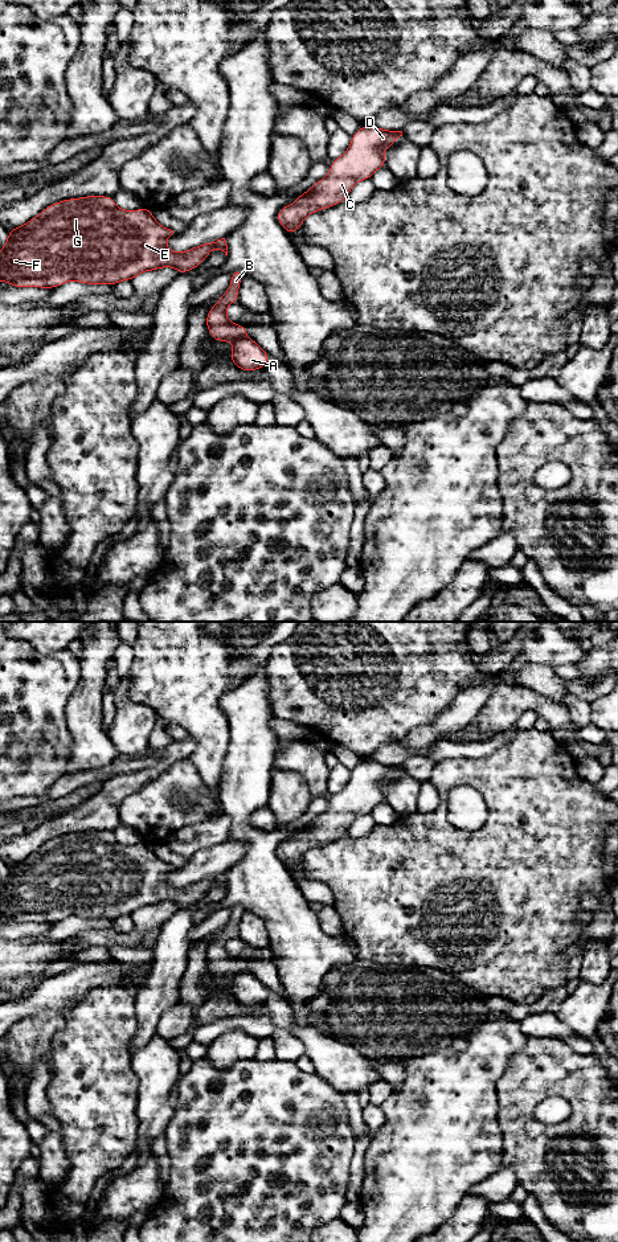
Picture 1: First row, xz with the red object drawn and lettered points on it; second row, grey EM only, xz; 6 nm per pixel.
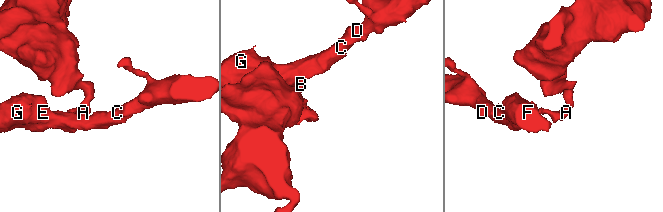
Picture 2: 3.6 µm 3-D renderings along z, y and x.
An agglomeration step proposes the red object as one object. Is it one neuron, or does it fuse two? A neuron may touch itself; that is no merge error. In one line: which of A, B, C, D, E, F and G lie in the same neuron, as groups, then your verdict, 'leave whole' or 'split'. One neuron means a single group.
groups A / B C D E F G; split

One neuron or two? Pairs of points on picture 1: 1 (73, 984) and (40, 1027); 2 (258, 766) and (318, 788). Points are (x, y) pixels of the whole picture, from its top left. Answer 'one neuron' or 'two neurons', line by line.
1: two neurons
2: two neurons

